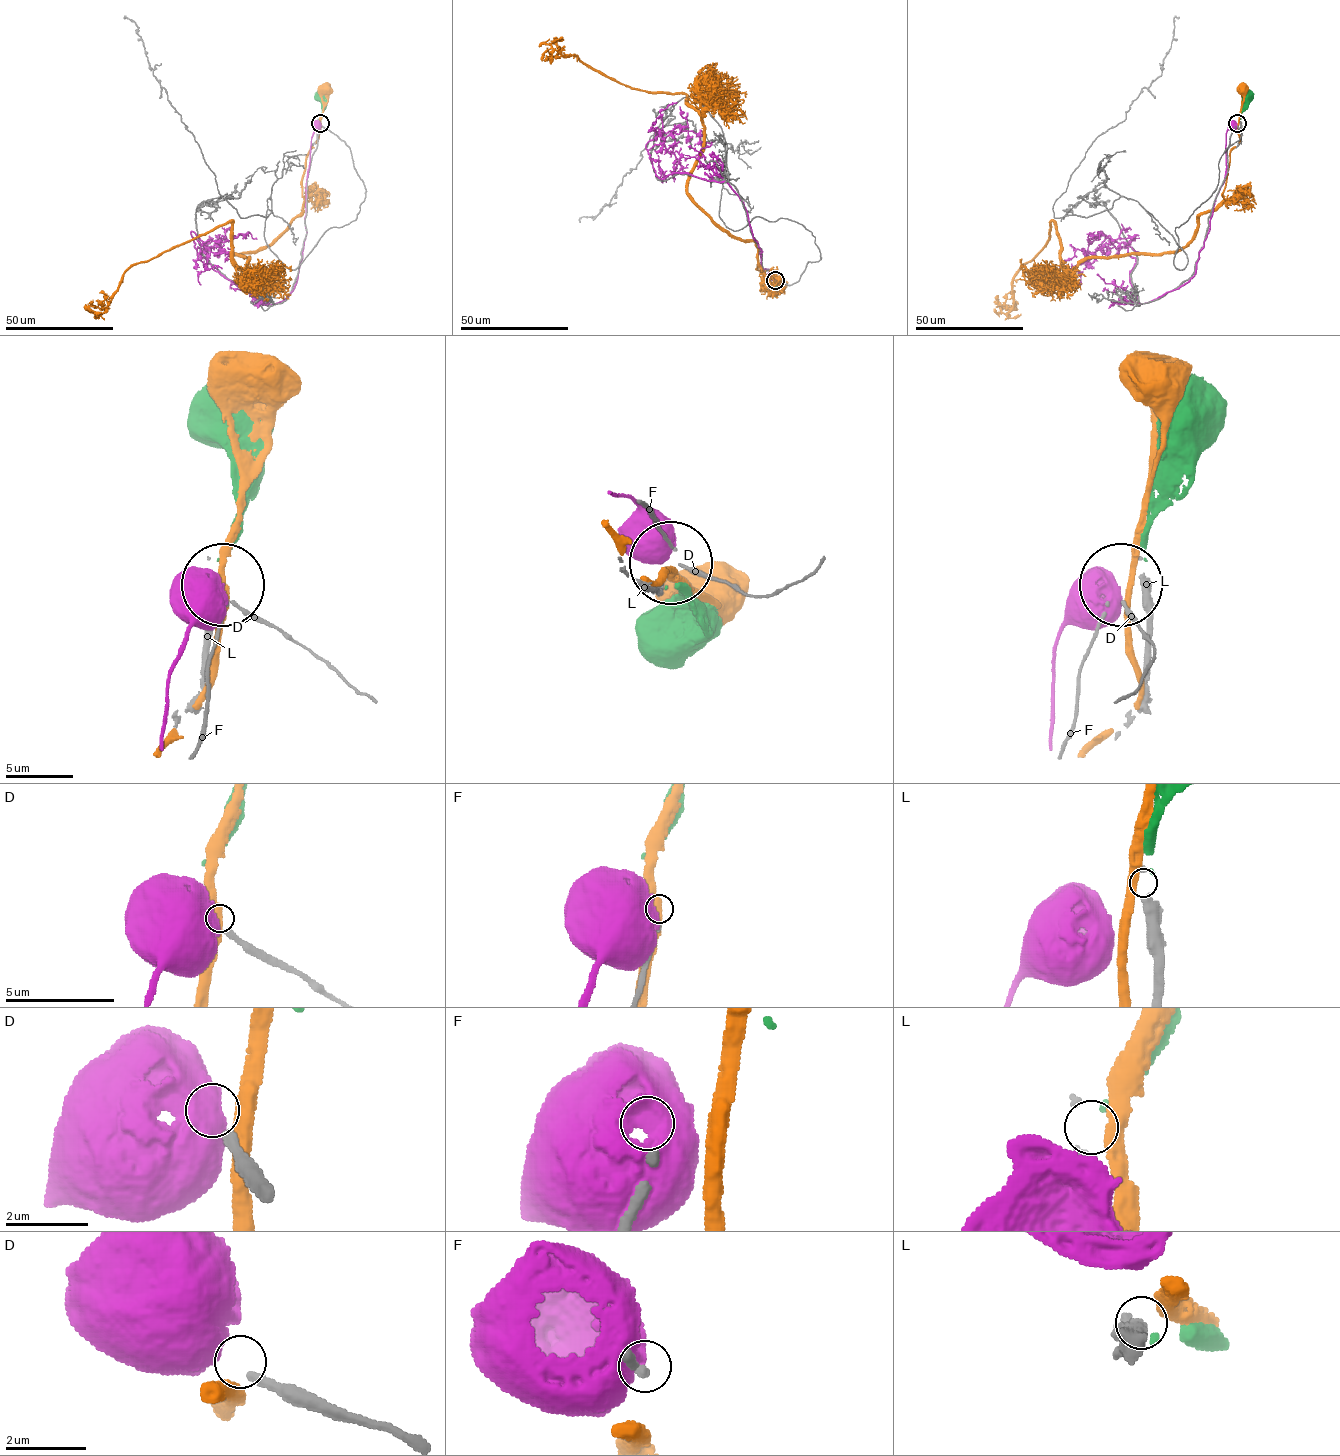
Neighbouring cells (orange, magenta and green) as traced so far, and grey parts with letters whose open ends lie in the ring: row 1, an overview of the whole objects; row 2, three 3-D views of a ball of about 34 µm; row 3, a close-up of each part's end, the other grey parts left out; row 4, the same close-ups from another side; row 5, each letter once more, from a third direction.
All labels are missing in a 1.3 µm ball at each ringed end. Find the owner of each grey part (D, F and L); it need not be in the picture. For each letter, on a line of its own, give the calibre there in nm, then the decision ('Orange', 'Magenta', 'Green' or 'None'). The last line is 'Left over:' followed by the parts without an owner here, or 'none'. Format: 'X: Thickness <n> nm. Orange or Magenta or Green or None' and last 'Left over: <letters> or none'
D: Thickness 240 nm. None
F: Thickness 190 nm. None
L: Thickness 300 nm. Green
Left over: D, F

